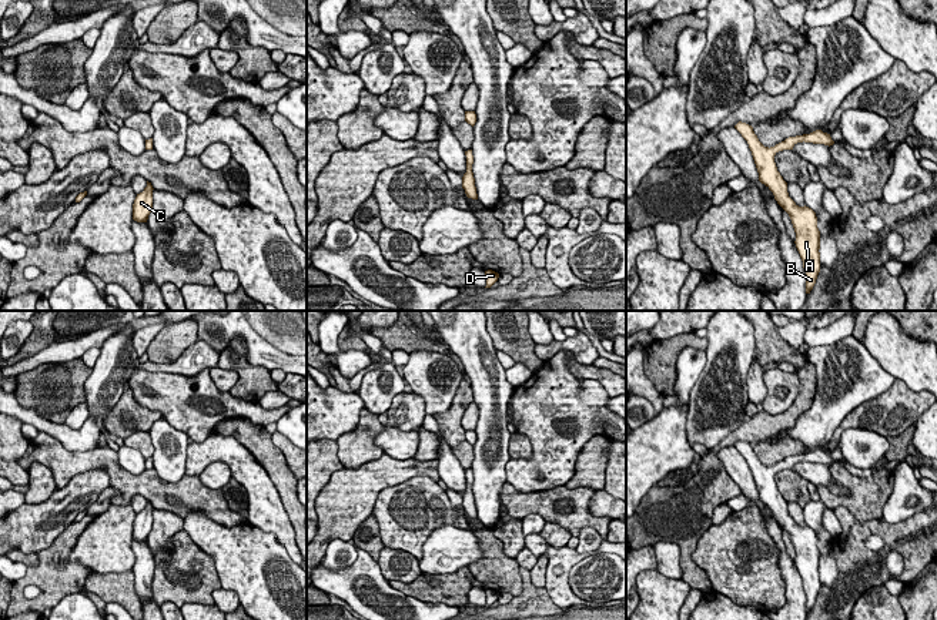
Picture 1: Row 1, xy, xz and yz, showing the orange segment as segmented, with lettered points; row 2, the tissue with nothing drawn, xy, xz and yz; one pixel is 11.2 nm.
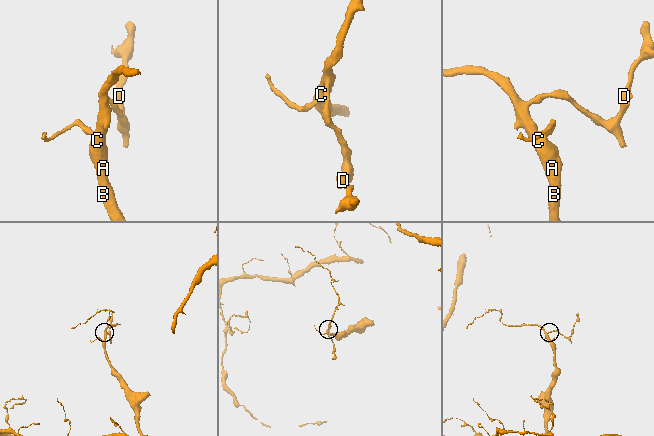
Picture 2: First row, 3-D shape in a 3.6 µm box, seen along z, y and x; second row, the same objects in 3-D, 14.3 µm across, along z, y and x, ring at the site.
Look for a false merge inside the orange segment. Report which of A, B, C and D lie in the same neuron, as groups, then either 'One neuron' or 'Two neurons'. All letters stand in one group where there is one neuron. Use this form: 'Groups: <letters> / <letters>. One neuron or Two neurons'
Groups: A B C / D. Two neurons

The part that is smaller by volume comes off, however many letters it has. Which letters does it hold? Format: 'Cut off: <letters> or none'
Cut off: D

